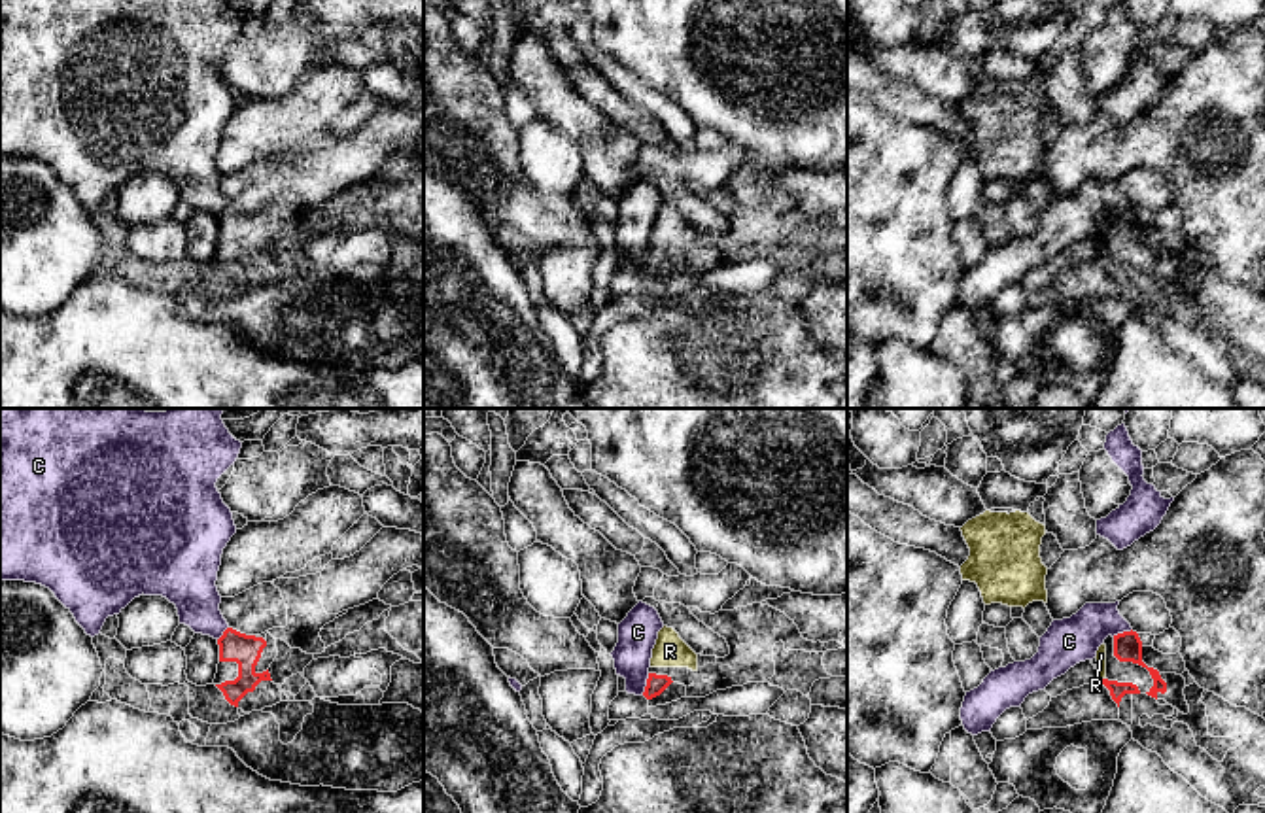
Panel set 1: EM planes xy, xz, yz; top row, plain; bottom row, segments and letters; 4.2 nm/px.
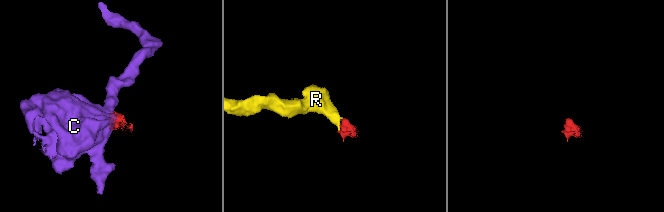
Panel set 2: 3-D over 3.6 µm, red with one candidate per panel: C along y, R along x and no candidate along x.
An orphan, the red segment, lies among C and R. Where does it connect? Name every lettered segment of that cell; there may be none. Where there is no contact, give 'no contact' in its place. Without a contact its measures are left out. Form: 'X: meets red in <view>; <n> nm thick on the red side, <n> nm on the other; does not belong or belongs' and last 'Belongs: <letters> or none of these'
C: meets red in xz; 80 nm thick on the red side, 170 nm on the other; does not belong
R: meets red in yz; 70 nm thick on the red side, 50 nm on the other; belongs
Belongs: R

